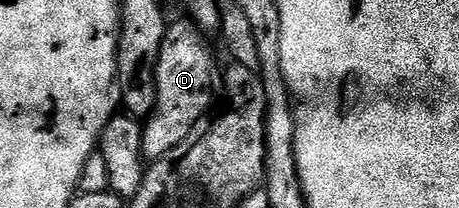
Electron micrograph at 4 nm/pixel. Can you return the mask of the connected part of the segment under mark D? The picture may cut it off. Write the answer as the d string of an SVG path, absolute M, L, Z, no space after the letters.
M189 21L171 22L166 28L166 36L160 45L160 57L156 61L158 100L154 102L154 112L142 127L142 153L147 160L163 159L172 149L176 149L176 145L188 137L196 121L207 114L215 102L214 55L202 39L205 39L203 32Z

